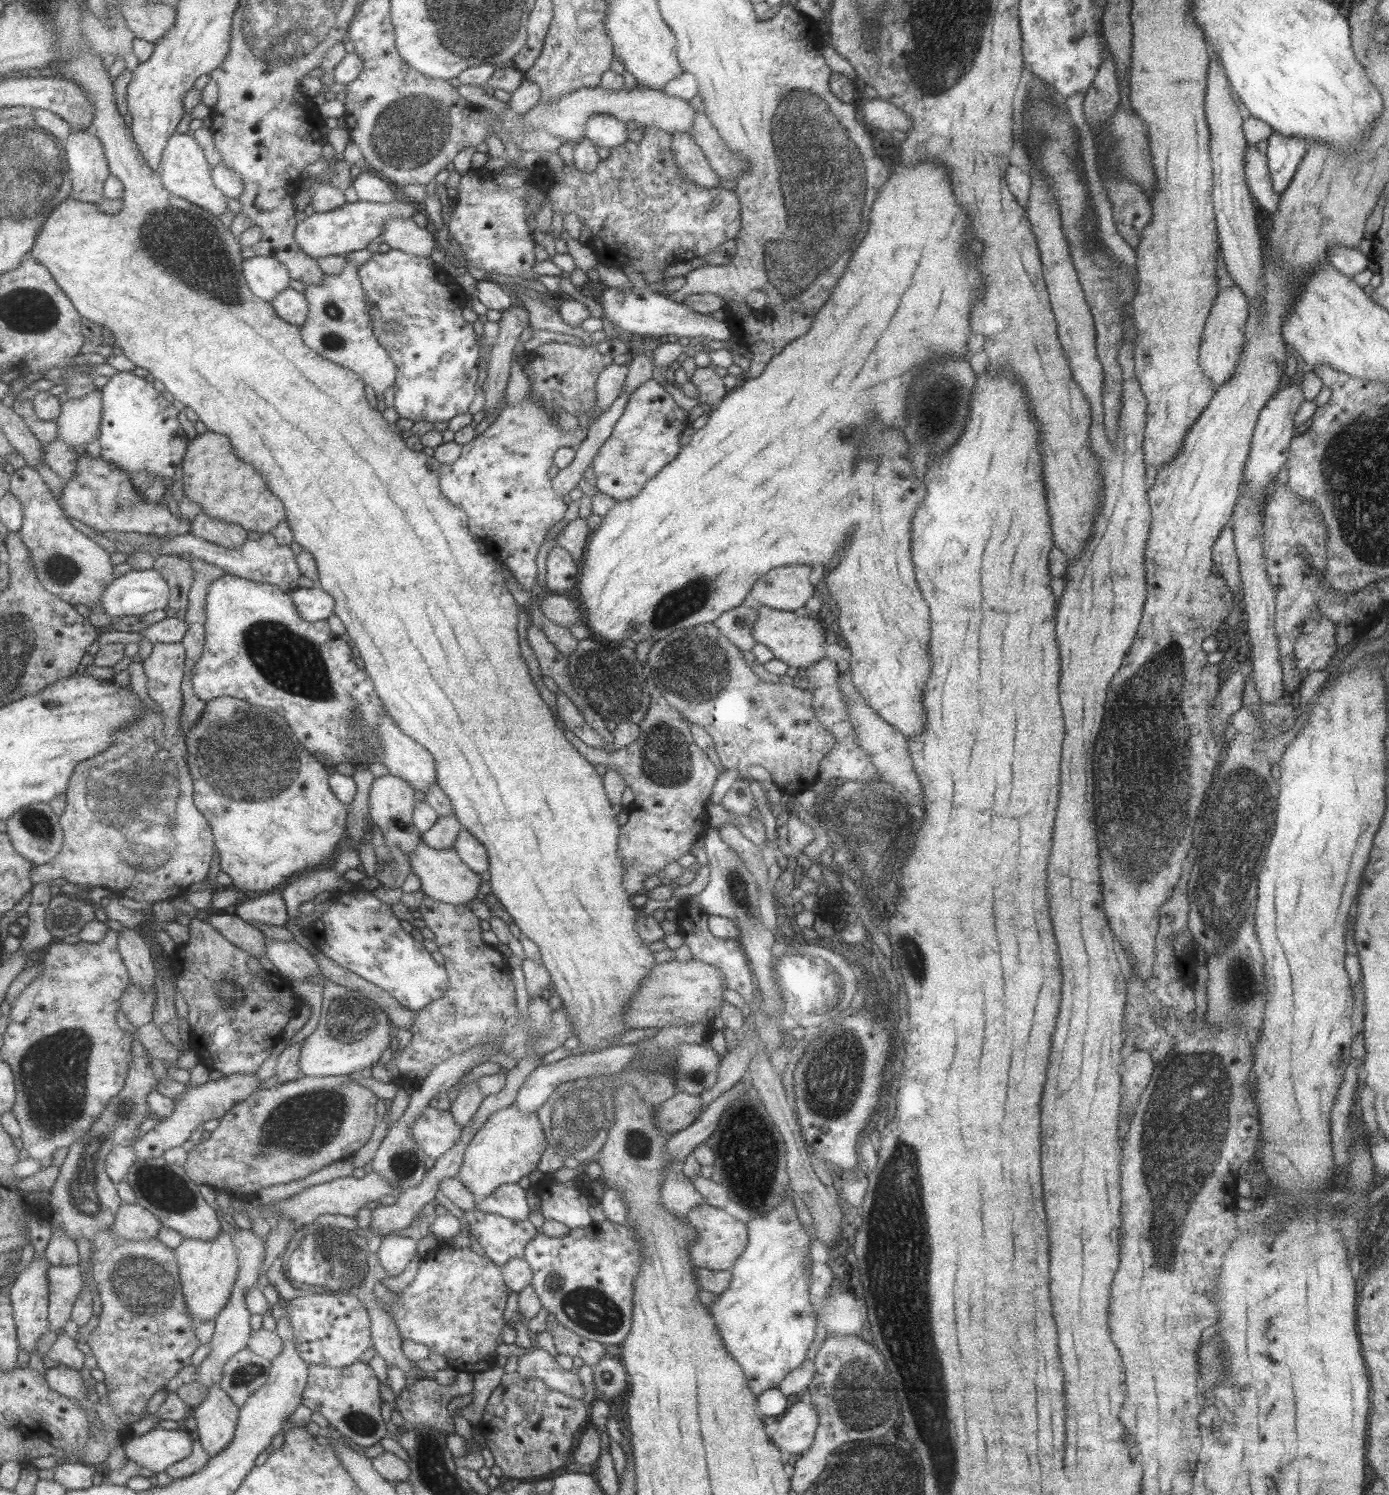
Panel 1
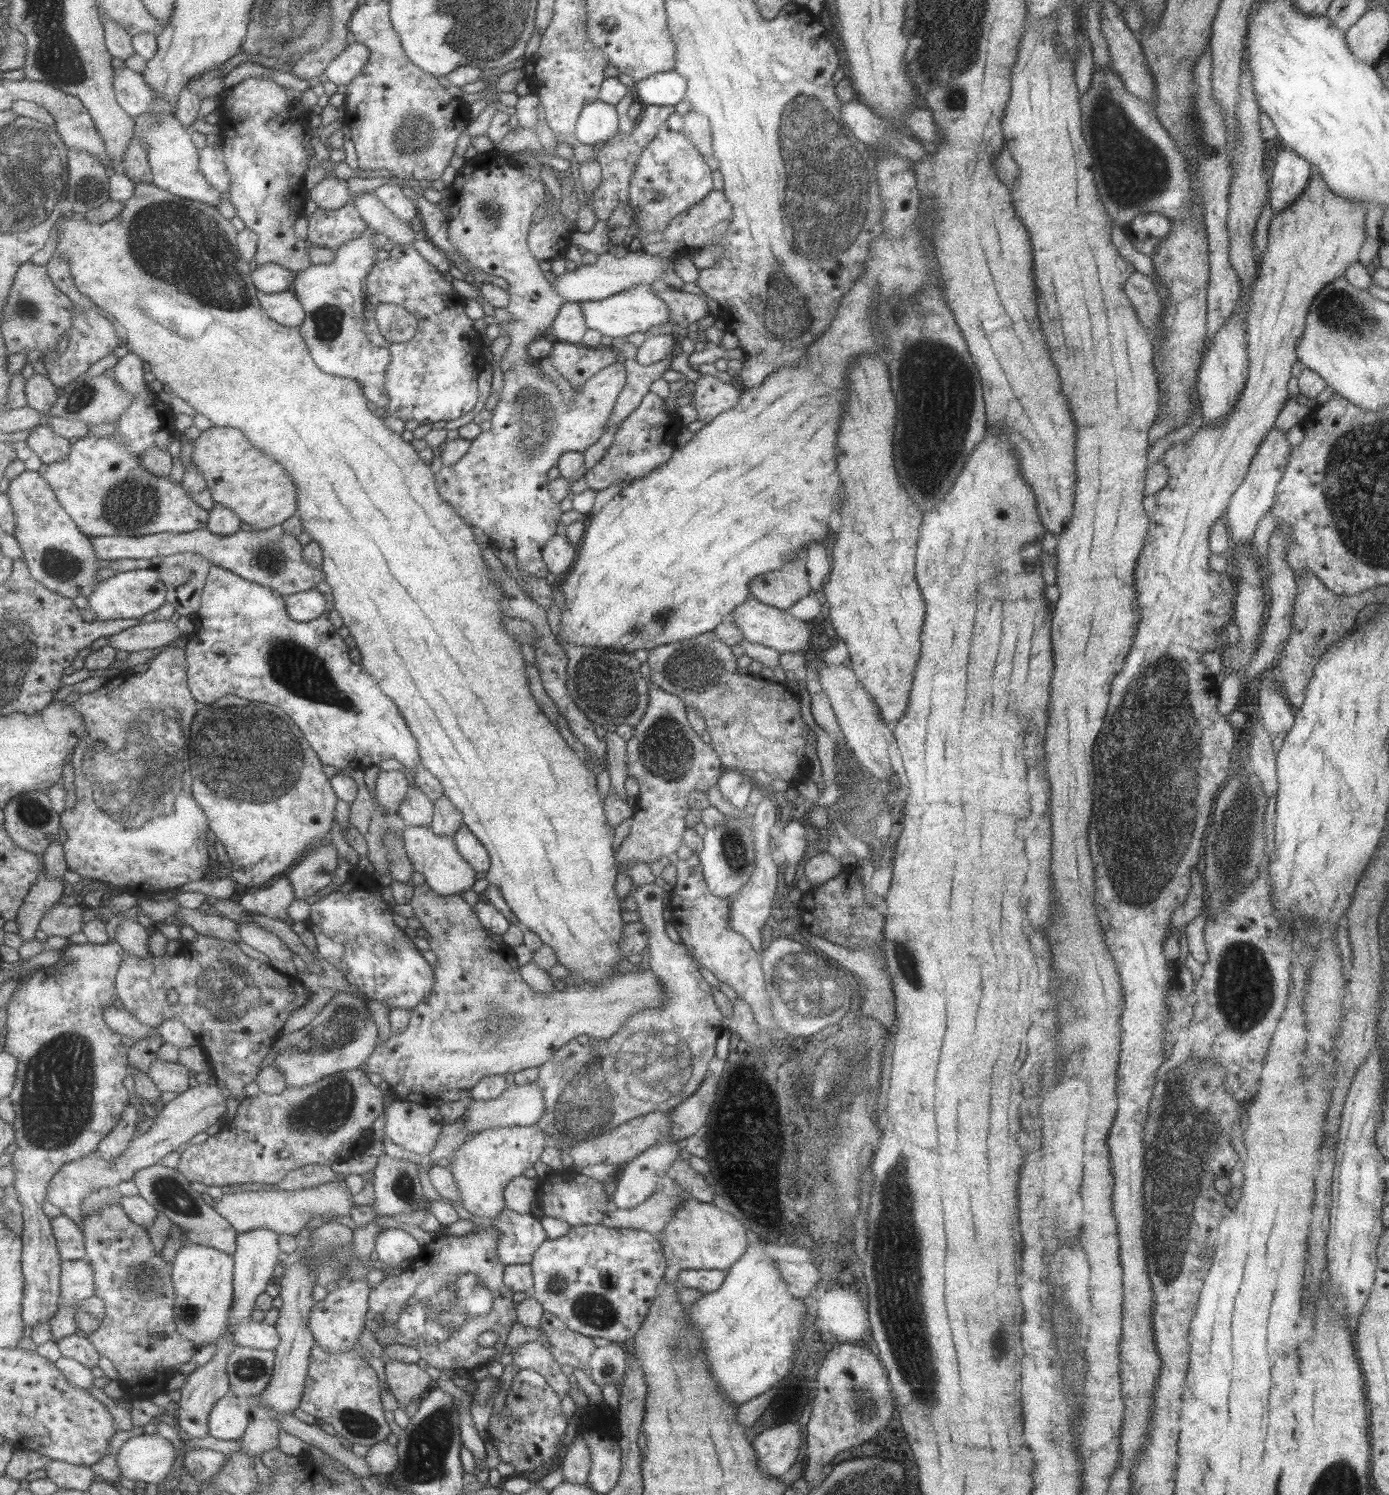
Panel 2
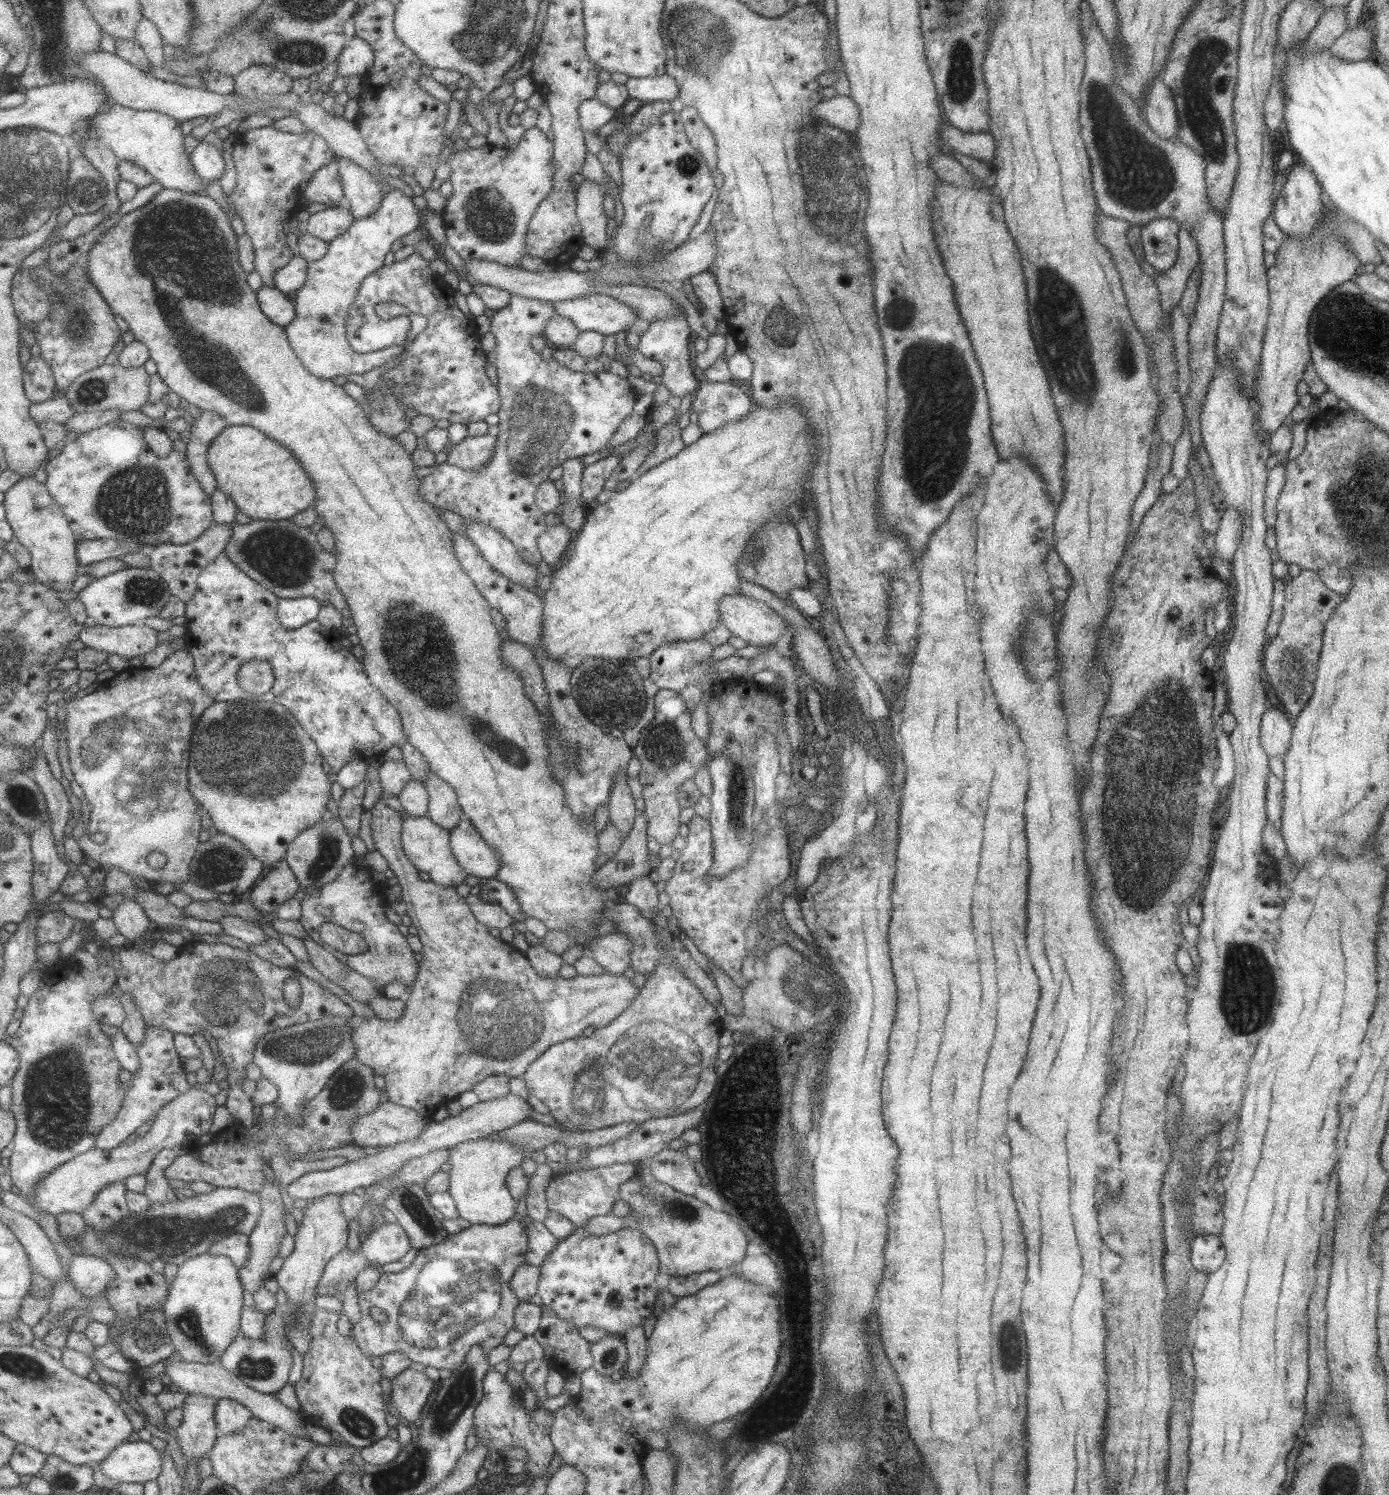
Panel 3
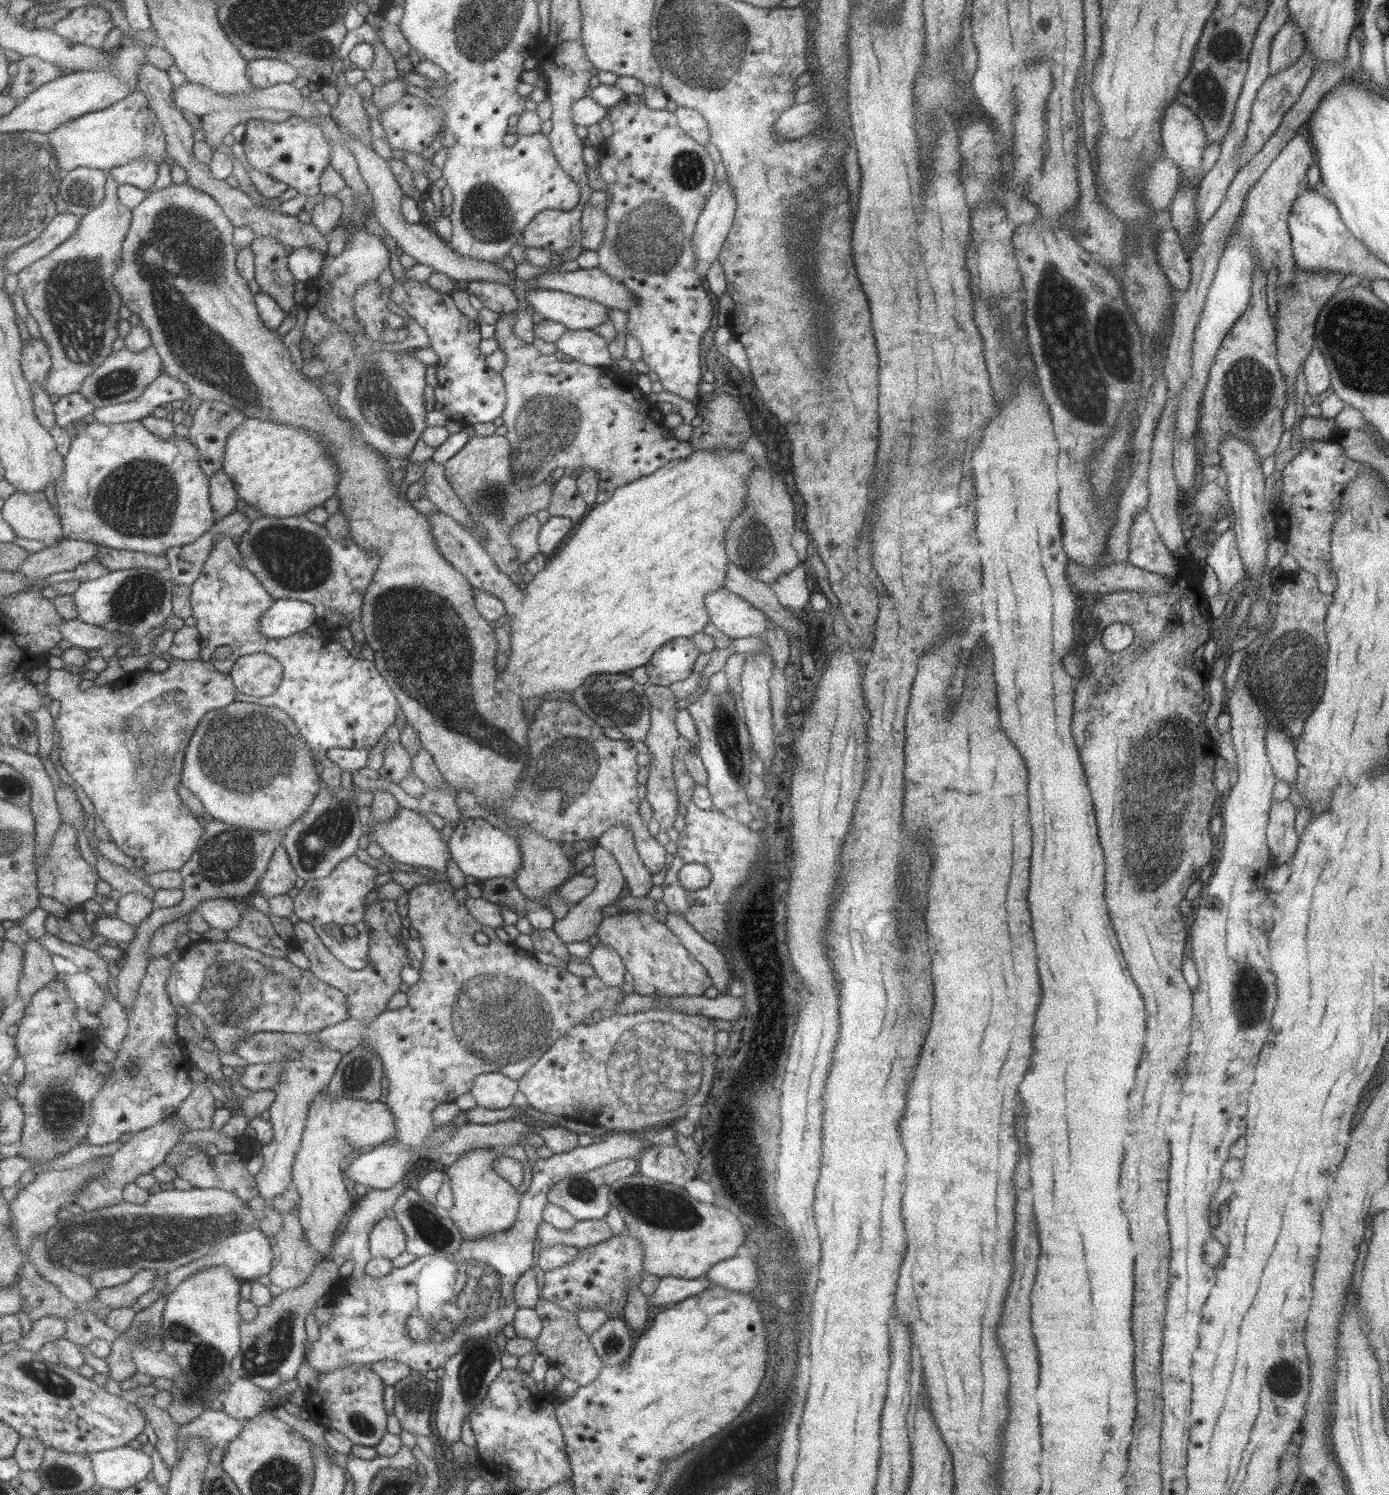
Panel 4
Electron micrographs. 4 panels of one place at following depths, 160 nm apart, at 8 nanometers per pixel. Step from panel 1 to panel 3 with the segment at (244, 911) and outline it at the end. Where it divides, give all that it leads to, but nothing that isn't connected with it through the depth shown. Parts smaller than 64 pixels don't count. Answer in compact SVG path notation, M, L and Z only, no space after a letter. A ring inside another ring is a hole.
M282 860L274 869L267 871L250 892L249 898L260 911L275 915L281 905L295 898L298 890L300 887L295 872L286 860Z

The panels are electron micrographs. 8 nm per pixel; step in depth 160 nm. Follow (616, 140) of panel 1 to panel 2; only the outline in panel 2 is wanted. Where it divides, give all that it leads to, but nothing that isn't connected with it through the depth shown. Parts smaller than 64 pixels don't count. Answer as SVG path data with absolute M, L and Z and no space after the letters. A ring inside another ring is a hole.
M596 99L583 106L573 134L581 144L597 144L609 140L617 130L617 113L612 104Z

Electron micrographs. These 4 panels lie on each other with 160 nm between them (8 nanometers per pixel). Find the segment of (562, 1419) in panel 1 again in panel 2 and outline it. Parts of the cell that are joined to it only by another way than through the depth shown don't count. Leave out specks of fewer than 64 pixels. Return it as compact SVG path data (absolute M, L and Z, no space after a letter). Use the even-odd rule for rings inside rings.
M519 1369L511 1381L508 1390L508 1395L504 1400L505 1408L498 1413L490 1415L486 1428L486 1435L490 1439L490 1446L494 1446L497 1451L497 1456L501 1462L511 1464L517 1472L531 1472L535 1468L539 1468L541 1464L549 1462L554 1456L560 1455L561 1440L565 1436L565 1416L561 1411L559 1403L561 1397L551 1390L551 1387L546 1383L546 1380L533 1370Z

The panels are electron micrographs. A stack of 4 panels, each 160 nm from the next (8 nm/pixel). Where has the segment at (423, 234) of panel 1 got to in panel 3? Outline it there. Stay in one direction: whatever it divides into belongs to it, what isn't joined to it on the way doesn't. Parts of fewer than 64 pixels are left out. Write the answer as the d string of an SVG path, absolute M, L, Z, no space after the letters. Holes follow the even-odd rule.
M337 157L337 168L343 194L349 201L349 210L355 220L371 216L380 205L382 192L378 182L368 170L347 157Z

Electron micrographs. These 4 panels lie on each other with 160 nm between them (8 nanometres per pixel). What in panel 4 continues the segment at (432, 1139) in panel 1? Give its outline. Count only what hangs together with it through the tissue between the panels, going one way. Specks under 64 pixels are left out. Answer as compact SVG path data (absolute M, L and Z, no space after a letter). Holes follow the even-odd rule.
M324 1089L310 1105L305 1132L302 1133L301 1144L295 1155L294 1187L299 1195L297 1222L301 1225L301 1231L307 1239L307 1245L313 1255L327 1256L331 1252L331 1247L334 1246L335 1232L337 1232L345 1212L349 1210L349 1196L347 1196L347 1190L345 1190L345 1186L341 1182L341 1174L339 1174L339 1162L341 1162L343 1154L357 1151L360 1146L376 1147L389 1138L396 1138L398 1133L396 1130L394 1114L385 1103L361 1098L334 1098L334 1096L328 1096Z

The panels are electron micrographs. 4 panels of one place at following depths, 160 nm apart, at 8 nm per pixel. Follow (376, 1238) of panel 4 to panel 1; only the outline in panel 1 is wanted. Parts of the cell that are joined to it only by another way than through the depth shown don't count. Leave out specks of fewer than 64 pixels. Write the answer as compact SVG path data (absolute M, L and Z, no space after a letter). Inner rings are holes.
M387 1234L381 1238L379 1250L376 1252L378 1262L389 1277L401 1274L416 1251L416 1235L401 1237L397 1234Z

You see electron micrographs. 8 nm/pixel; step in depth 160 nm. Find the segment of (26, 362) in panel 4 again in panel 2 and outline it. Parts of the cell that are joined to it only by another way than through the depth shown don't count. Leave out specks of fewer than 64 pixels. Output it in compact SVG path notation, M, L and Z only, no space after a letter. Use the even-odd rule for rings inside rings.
M33 374L27 380L26 394L28 406L39 411L39 413L50 413L51 409L59 401L57 385L50 379L49 375Z

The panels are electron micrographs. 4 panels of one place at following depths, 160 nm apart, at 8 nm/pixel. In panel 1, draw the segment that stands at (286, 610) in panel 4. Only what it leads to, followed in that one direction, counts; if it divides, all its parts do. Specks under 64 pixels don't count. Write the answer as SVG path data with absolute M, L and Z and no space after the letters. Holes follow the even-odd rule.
M298 587L293 598L298 613L307 622L326 620L334 612L334 598L321 587Z

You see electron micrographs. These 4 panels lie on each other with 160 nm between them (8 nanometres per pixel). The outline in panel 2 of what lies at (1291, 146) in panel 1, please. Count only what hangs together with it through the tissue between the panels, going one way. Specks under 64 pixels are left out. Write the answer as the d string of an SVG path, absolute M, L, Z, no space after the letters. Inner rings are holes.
M1287 147L1277 150L1267 196L1273 214L1298 197L1312 172L1312 166L1294 150Z

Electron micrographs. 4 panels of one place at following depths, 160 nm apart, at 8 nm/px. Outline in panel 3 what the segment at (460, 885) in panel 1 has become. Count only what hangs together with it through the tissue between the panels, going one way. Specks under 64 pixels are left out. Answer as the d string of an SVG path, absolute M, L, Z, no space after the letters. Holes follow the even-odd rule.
M427 816L425 817L406 817L402 821L400 841L403 852L413 863L417 871L429 875L429 881L439 887L457 887L464 883L467 874L452 855L449 846L450 831L437 826Z

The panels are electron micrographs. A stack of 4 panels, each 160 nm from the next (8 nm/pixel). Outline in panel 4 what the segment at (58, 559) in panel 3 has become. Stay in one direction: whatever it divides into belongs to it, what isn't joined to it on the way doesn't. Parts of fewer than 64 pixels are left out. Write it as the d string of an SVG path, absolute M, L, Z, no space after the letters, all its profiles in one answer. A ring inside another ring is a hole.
M16 490L4 500L1 509L19 537L41 541L47 549L55 548L67 540L62 516L53 508L45 492Z

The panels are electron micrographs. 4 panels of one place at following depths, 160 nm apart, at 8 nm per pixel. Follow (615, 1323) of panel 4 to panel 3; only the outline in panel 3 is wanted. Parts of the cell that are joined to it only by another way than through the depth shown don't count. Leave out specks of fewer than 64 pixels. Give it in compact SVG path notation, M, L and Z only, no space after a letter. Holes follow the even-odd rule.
M606 1333L601 1340L590 1345L595 1373L607 1378L614 1372L622 1373L627 1361L626 1344L621 1334Z

